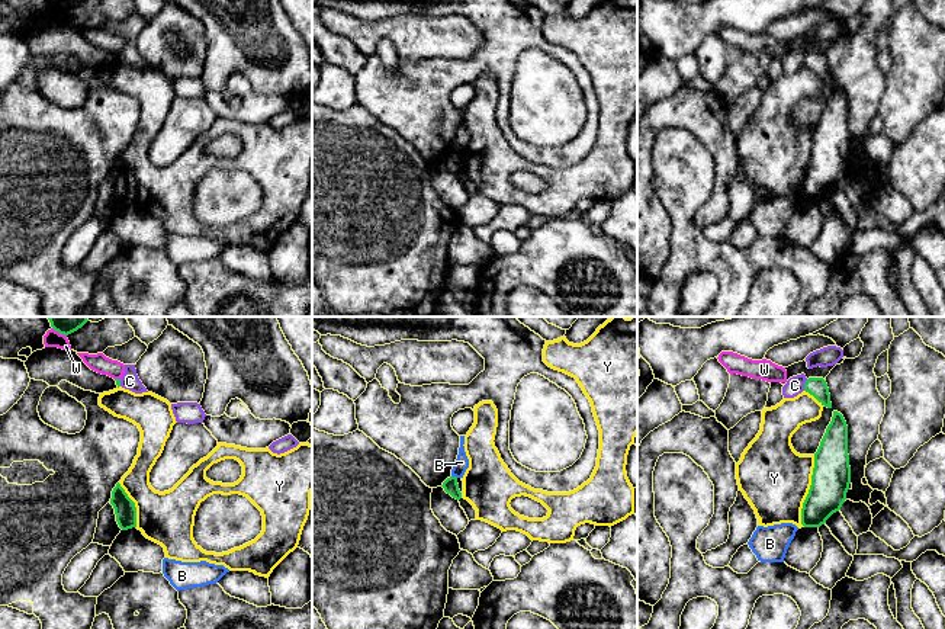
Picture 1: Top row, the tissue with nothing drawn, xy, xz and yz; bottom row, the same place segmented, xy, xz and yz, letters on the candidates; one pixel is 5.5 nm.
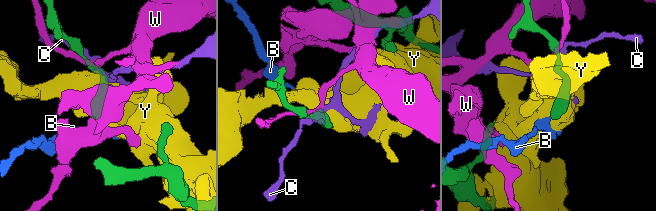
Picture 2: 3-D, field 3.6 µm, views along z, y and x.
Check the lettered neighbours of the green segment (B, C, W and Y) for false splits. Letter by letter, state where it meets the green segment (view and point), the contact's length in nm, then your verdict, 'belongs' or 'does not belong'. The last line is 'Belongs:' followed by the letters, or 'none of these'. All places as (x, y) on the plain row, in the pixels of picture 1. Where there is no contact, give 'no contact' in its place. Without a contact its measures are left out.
B: meets green in xz at (455, 151); contact 40 nm long; does not belong
C: meets green in yz at (804, 60); contact 70 nm long; does not belong
W: meets green in xy at (60, 7); contact 90 nm long; does not belong
Y: meets green in yz at (809, 166); contact 400 nm long; does not belong
Belongs: none of these

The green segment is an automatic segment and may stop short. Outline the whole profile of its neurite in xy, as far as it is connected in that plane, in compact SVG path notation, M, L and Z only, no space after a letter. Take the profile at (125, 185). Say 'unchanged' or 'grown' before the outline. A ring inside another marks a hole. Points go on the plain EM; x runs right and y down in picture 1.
unchanged; M118 157L112 166L110 179L115 183L116 196L122 205L136 202L136 182Z

